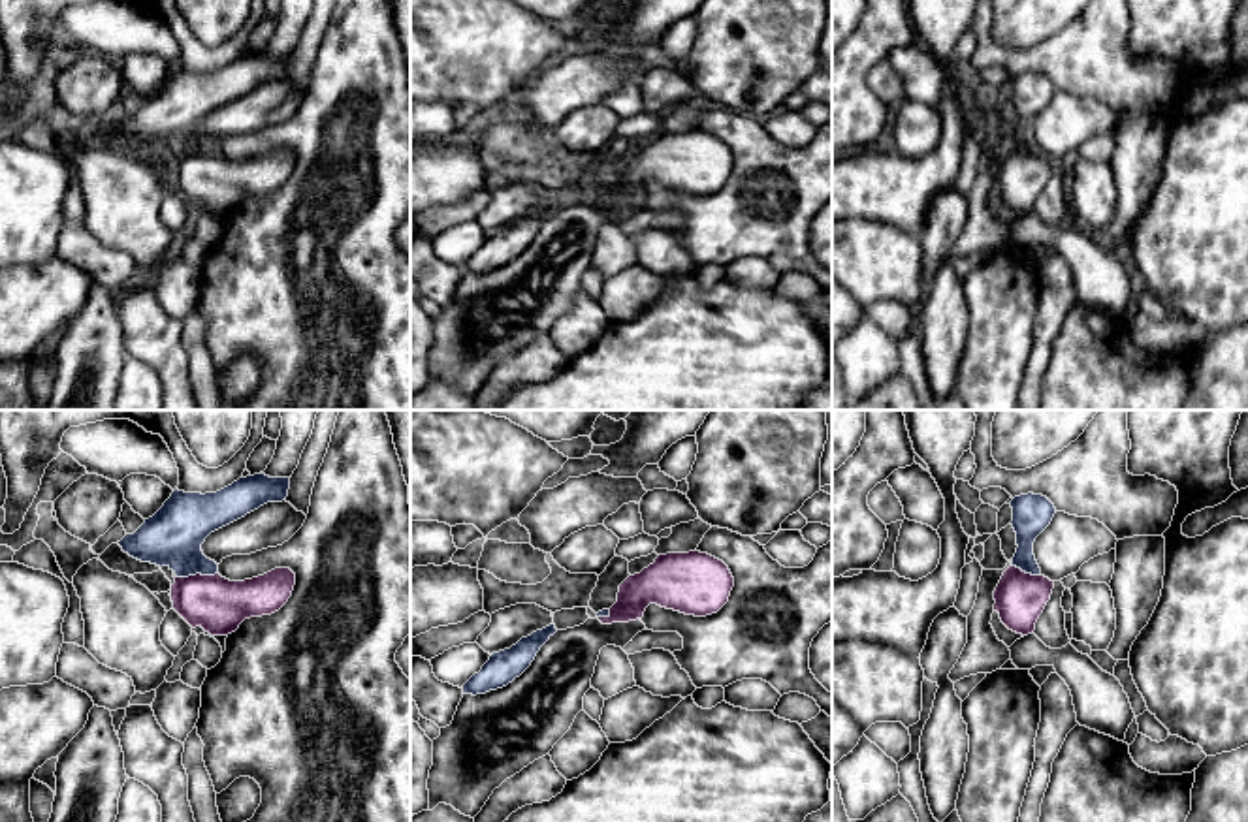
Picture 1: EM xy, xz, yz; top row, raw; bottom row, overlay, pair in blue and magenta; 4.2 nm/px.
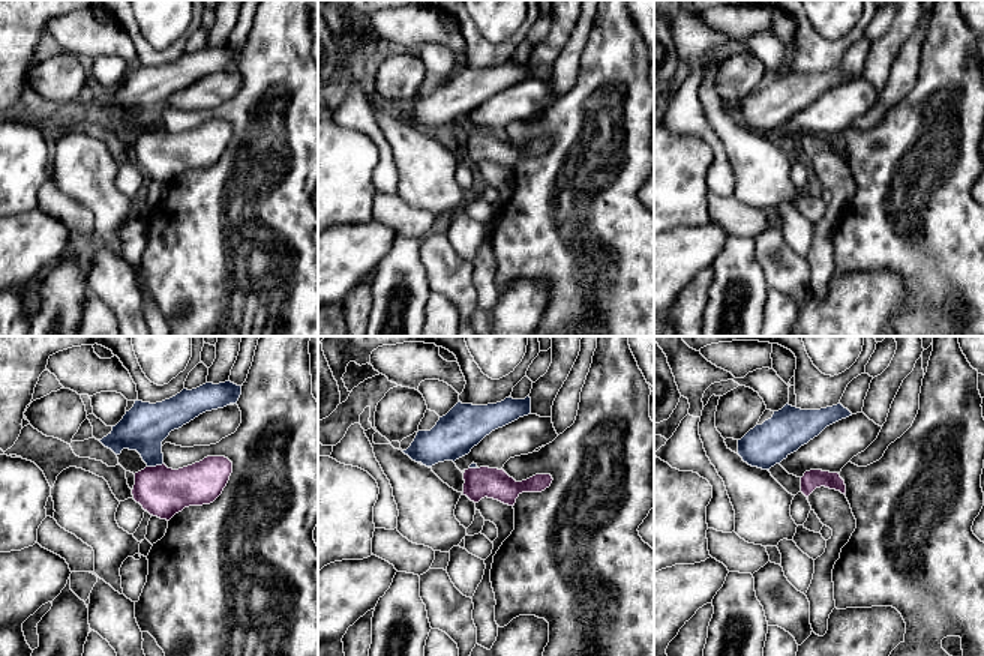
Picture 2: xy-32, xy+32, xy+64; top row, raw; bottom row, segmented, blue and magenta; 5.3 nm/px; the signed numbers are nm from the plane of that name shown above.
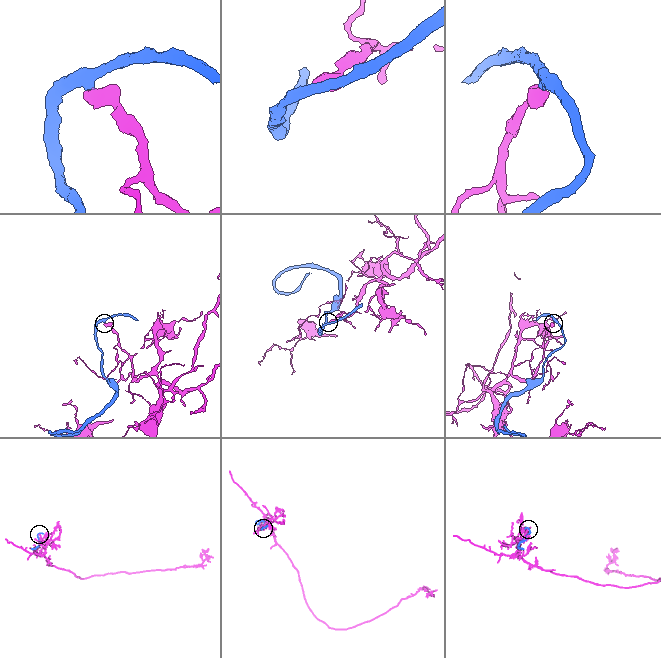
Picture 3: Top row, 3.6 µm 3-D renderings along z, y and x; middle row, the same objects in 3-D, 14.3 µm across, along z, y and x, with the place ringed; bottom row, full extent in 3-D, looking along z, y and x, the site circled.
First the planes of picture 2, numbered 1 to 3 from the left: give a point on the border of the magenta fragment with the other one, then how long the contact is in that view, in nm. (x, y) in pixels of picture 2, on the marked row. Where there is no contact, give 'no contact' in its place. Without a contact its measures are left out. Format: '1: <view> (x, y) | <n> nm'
1: xy-32 (155, 466) | 90 nm
2: xy+32 (474, 467) | 50 nm
3: no contact

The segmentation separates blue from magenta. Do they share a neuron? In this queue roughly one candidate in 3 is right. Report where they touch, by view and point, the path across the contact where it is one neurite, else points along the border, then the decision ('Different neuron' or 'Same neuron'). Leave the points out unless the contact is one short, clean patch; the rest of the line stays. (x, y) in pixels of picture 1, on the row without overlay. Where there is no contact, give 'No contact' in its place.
Touches blue at xy (196, 151). Boundary: xy (217, 151), (177, 157). Different neuron

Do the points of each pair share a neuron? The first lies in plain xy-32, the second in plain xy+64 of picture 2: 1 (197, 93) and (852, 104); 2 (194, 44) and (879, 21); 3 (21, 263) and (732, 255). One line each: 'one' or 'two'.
1: one
2: one
3: two

